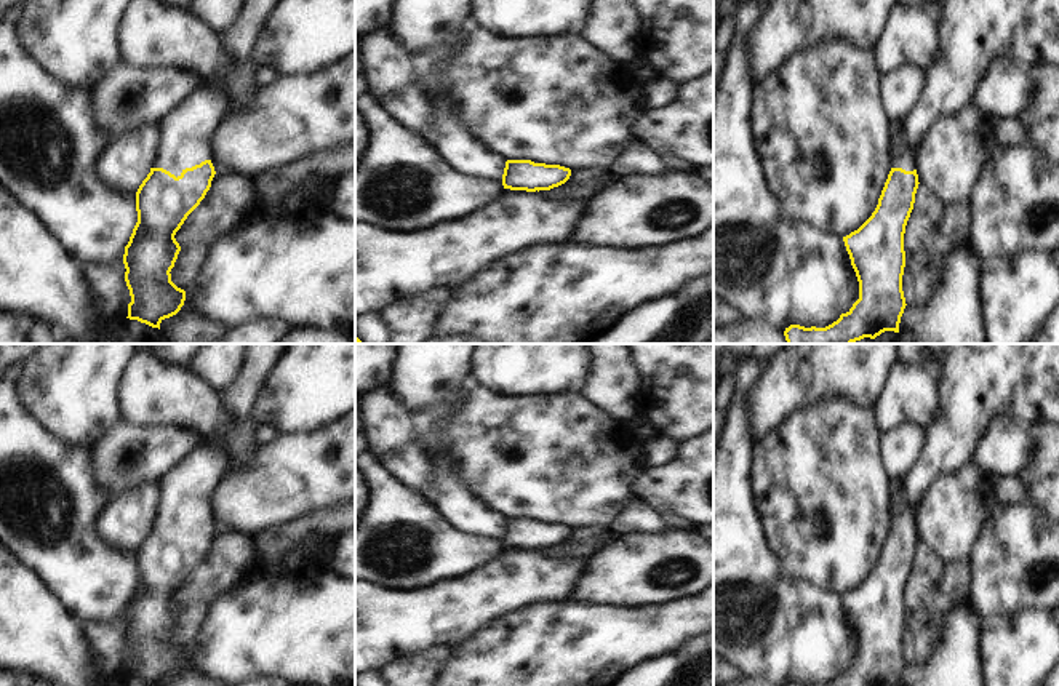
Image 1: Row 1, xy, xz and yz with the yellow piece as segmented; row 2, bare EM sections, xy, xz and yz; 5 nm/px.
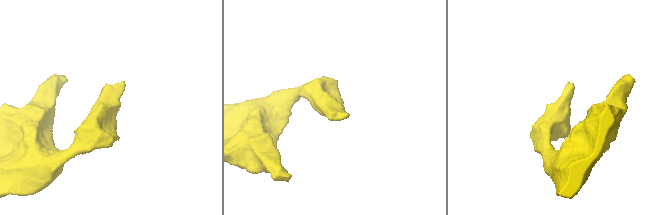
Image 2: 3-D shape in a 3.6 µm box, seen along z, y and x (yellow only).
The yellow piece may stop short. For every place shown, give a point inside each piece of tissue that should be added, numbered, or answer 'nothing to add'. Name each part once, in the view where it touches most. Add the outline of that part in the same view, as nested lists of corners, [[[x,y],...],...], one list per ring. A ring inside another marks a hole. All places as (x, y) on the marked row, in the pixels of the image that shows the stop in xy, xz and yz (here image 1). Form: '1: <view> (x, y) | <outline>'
1: xy (184, 135) | [[[197,86],[189,93],[157,123],[158,144],[152,168],[163,168],[178,177],[186,168],[211,160],[210,141],[219,120],[226,115],[226,104],[226,93],[211,86]]]

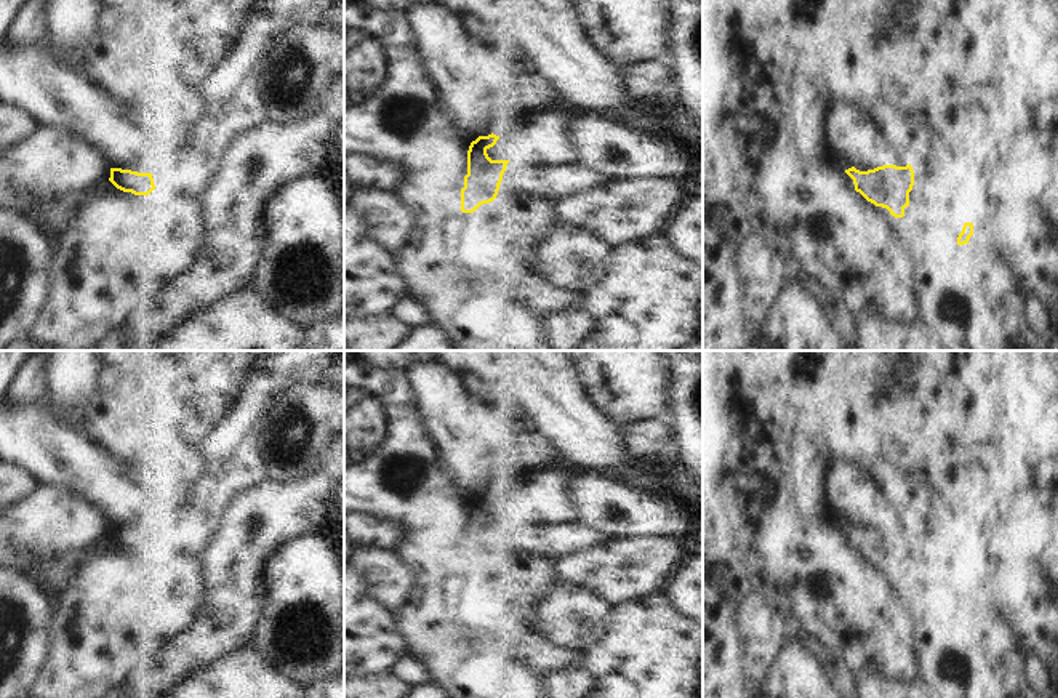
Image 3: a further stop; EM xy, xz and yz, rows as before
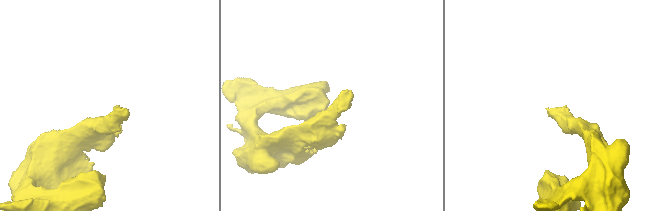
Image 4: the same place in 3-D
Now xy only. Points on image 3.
1: xy (196, 138) | [[[262,0],[227,59],[190,94],[187,104],[165,112],[152,171],[155,189],[202,197],[224,165],[232,142],[269,120],[269,106],[261,91],[264,66],[271,45],[291,24],[344,30],[344,0]]]

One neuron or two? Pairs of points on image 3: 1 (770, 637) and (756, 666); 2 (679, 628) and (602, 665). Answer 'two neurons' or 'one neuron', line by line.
1: one neuron
2: one neuron

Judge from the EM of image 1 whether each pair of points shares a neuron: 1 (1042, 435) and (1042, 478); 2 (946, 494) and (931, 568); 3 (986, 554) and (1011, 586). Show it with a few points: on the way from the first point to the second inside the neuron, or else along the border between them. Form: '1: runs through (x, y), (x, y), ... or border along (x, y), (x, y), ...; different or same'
1: runs through (1042, 446), (1042, 467); same
2: border along (920, 539), (944, 562), (967, 560); different
3: runs through (994, 562), (1008, 578); same

